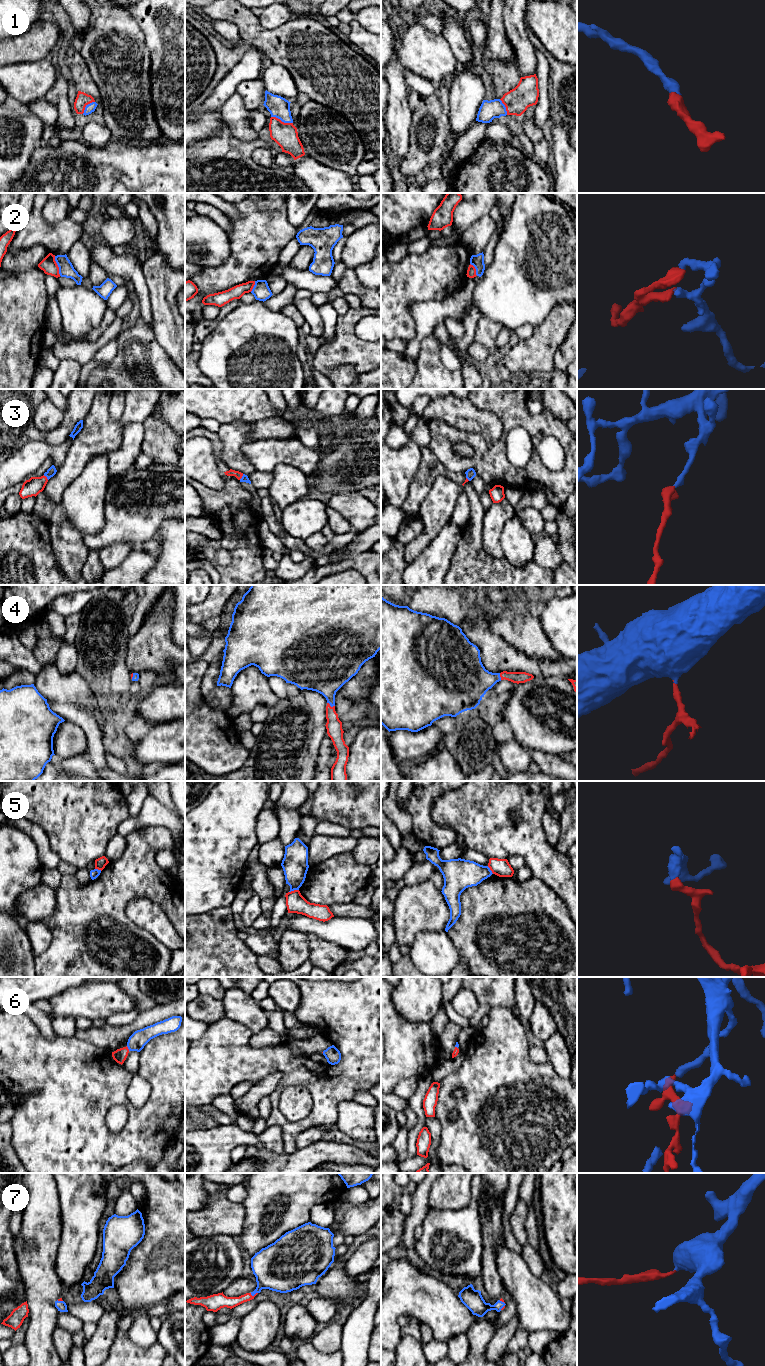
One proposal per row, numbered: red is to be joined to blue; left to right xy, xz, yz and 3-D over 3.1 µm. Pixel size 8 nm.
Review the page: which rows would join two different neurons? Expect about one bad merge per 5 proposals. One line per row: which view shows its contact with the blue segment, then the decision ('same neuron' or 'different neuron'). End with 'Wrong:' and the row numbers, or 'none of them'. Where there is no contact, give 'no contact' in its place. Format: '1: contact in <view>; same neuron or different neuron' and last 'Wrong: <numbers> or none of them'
1: contact in xz; same neuron
2: contact in xy; same neuron
3: contact in xy; same neuron
4: contact in xz; same neuron
5: contact in xz; different neuron
6: contact in xy; same neuron
7: contact in xz; same neuron
Wrong: 5

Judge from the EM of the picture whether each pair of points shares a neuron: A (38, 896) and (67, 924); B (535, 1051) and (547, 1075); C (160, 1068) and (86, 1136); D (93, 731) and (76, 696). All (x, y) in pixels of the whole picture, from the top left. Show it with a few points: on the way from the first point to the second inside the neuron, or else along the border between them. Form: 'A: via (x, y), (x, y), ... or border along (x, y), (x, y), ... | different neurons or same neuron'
A: border along (56, 889), (56, 909), (46, 921) | different neurons
B: border along (529, 1045), (529, 1057), (534, 1062), (547, 1062) | different neurons
C: via (160, 1096), (160, 1104), (127, 1138), (114, 1138) | same neuron
D: border along (59, 702), (73, 703), (88, 709), (98, 725) | different neurons

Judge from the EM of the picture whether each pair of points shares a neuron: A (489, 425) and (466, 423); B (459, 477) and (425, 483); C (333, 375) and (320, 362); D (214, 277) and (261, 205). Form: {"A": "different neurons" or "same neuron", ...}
{"A": "same neuron", "B": "same neuron", "C": "different neurons", "D": "same neuron"}

